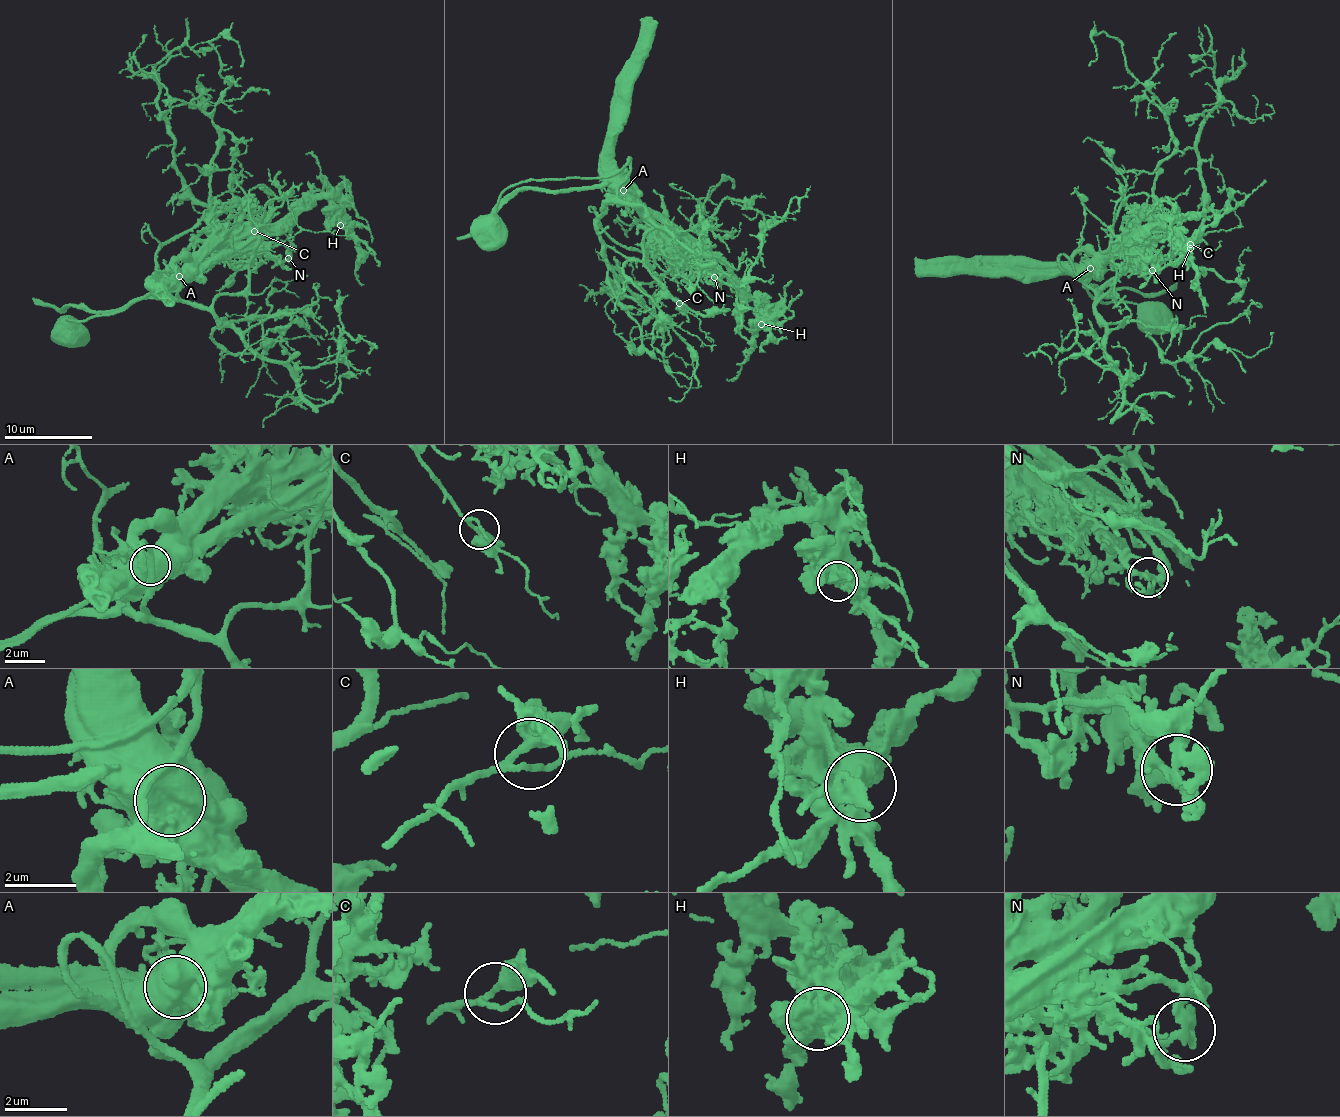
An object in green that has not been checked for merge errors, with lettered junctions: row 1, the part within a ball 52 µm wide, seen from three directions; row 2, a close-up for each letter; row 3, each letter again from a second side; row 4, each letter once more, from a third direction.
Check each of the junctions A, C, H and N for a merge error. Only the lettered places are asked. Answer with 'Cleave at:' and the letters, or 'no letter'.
Cleave at: A, N

